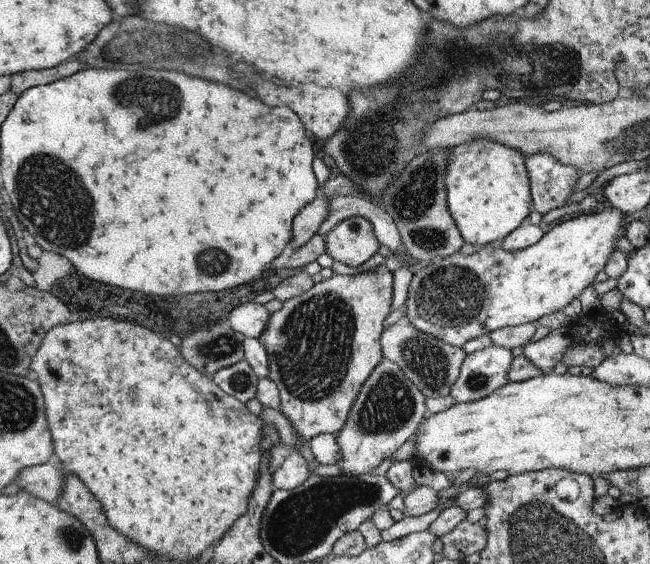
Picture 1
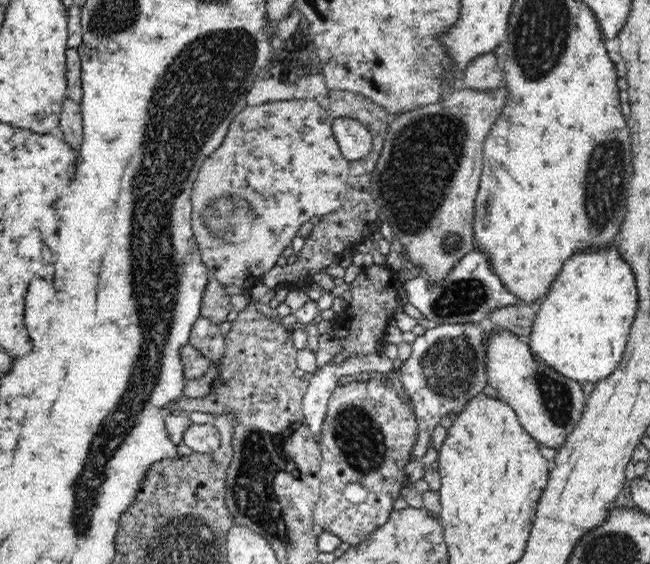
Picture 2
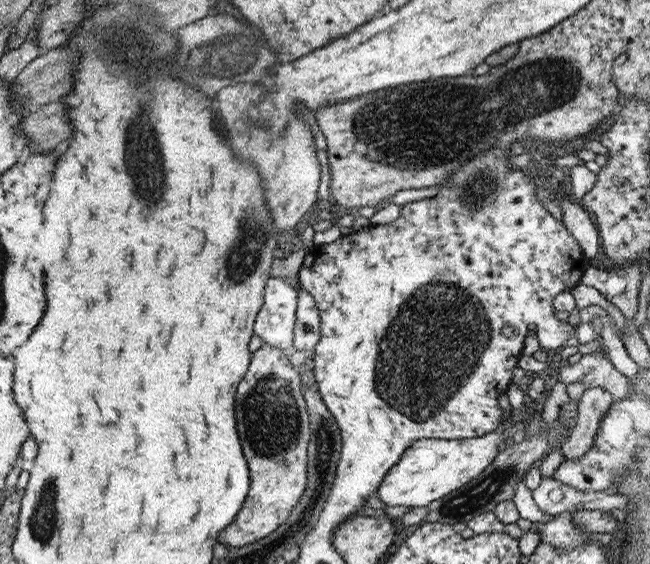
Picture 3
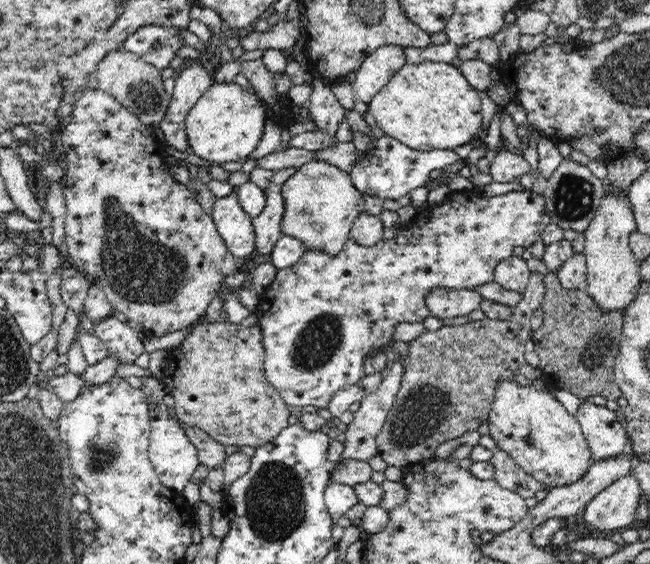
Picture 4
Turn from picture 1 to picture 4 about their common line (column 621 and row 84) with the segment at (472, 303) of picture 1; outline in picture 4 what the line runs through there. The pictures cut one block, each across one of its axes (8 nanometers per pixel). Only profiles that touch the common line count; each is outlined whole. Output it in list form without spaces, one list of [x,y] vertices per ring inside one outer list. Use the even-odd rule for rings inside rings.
[[[212,82],[210,89],[201,96],[196,105],[188,112],[185,121],[189,146],[191,147],[190,152],[218,165],[236,162],[242,158],[248,159],[254,149],[258,147],[264,135],[265,122],[266,108],[254,94],[250,94],[248,90],[235,82]]]

